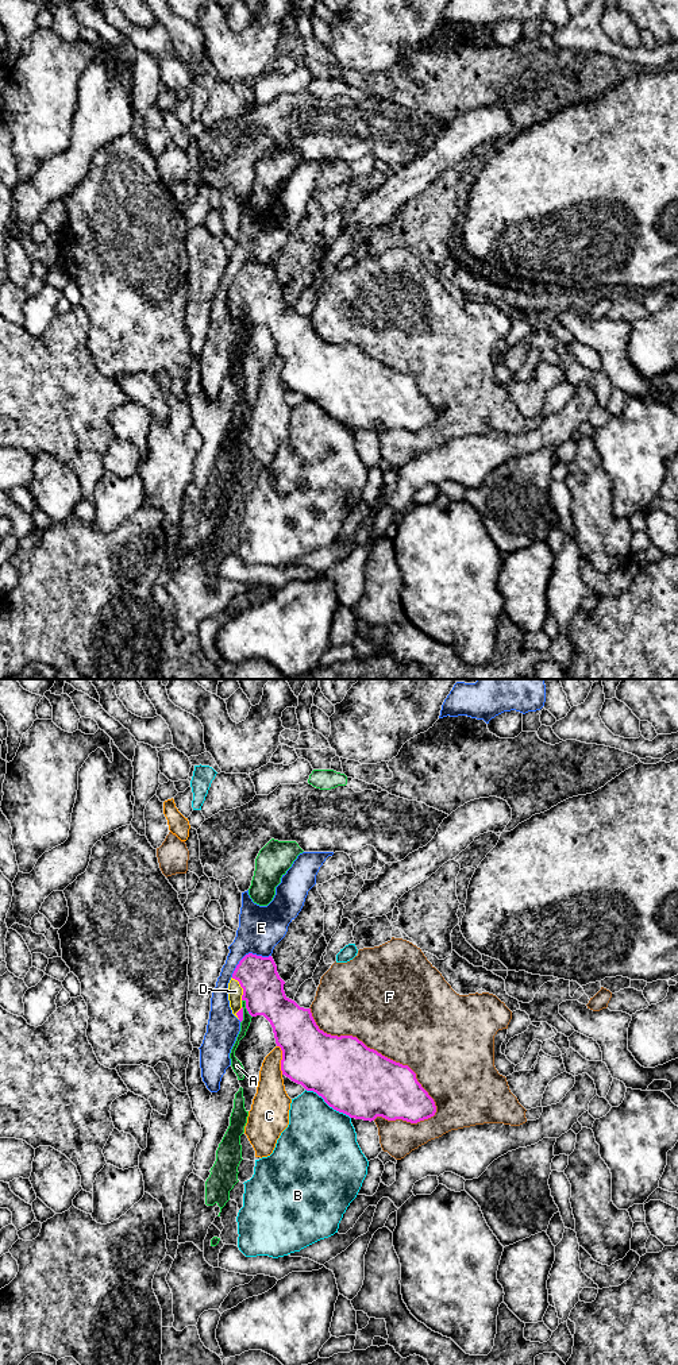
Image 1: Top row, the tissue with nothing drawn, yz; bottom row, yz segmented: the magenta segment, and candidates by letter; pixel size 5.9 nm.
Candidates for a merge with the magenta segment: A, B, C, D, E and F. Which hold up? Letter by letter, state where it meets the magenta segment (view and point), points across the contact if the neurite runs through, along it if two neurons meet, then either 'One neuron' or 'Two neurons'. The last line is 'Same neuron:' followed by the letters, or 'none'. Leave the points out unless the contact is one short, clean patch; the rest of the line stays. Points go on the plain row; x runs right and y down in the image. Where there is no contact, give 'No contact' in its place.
A: Touches magenta at yz (242, 320). Boundary: yz (245, 308), (241, 331). Two neurons
B: Touches magenta at yz (328, 413). Two neurons
C: Touches magenta at yz (281, 369). Two neurons
D: Touches magenta at yz (241, 295). Path across: yz (264, 301), (257, 295), (241, 295), (235, 300). One neuron
E: Touches magenta at yz (249, 262). Boundary: yz (270, 263), (247, 262), (231, 285). Two neurons
F: Touches magenta at yz (376, 359). Two neurons
Same neuron: D

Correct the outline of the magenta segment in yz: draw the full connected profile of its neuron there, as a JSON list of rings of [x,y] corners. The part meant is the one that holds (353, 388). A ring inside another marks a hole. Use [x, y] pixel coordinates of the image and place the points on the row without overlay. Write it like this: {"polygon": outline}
{"polygon": [[[253,262],[239,270],[228,292],[230,316],[240,331],[243,309],[251,325],[263,324],[270,331],[276,352],[282,359],[282,383],[301,393],[307,400],[316,401],[330,416],[350,427],[371,431],[382,425],[388,429],[402,428],[417,432],[435,424],[434,408],[408,374],[367,356],[357,346],[324,342],[316,333],[311,317],[300,316],[285,304],[284,293],[273,266]]]}

